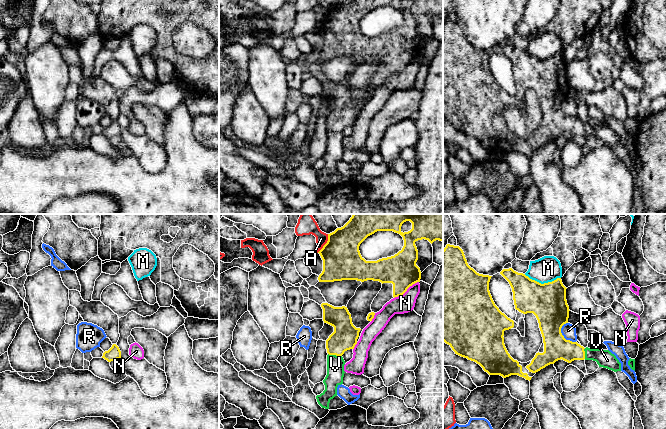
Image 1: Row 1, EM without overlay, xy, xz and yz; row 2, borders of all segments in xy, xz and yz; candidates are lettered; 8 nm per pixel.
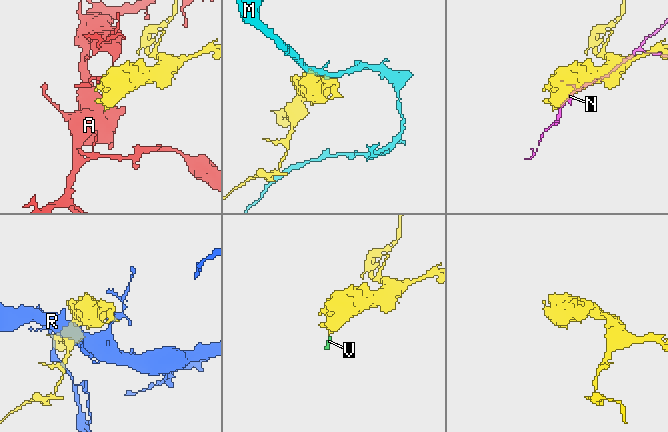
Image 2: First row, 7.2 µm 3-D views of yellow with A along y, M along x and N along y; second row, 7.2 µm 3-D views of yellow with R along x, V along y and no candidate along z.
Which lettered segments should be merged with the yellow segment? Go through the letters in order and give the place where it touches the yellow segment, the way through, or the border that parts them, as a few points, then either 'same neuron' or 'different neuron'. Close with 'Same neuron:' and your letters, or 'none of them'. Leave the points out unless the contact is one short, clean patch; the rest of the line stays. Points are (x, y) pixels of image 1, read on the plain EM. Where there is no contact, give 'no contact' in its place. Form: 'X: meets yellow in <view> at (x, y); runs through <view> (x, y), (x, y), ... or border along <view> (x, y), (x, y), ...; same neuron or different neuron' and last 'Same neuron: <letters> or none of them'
A: meets yellow in xz at (326, 19); different neuron
M: meets yellow in yz at (542, 60); different neuron
N: meets yellow in xz at (406, 66); different neuron
R: meets yellow in yz at (563, 112); different neuron
V: meets yellow in xz at (335, 130); same neuron
Same neuron: V

